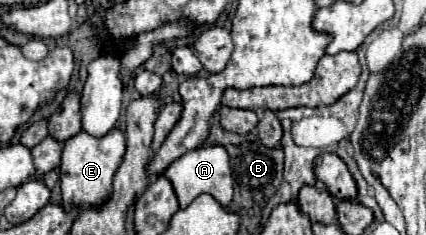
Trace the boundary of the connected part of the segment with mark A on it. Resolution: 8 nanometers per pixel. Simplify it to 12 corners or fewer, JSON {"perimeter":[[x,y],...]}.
{"perimeter":[[223,145],[187,151],[165,169],[181,209],[201,193],[225,207],[233,171]]}

